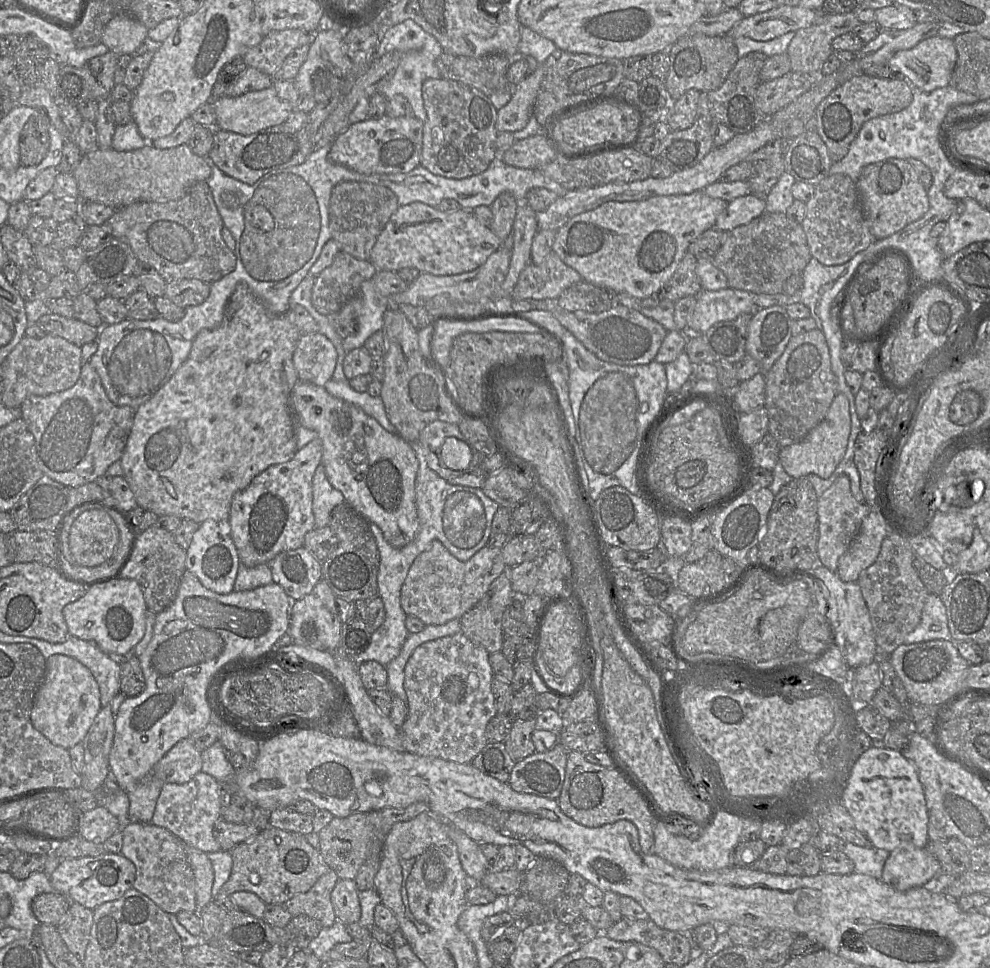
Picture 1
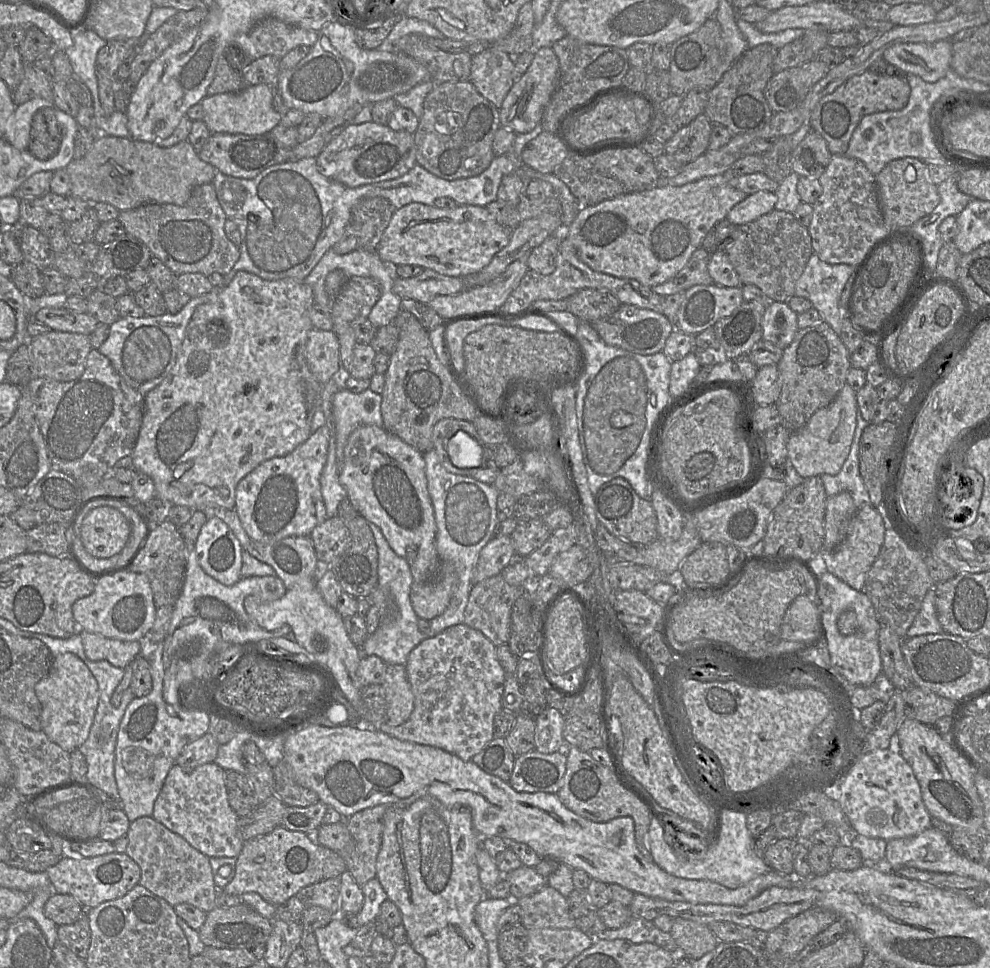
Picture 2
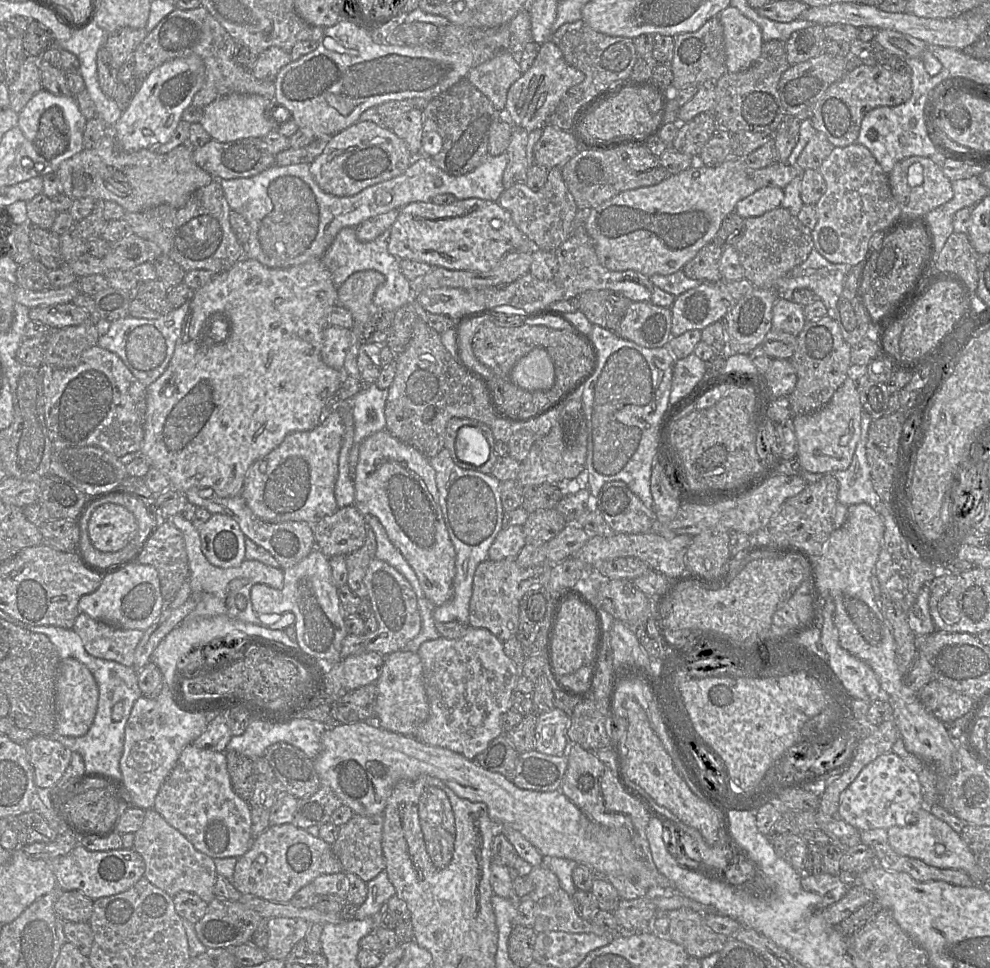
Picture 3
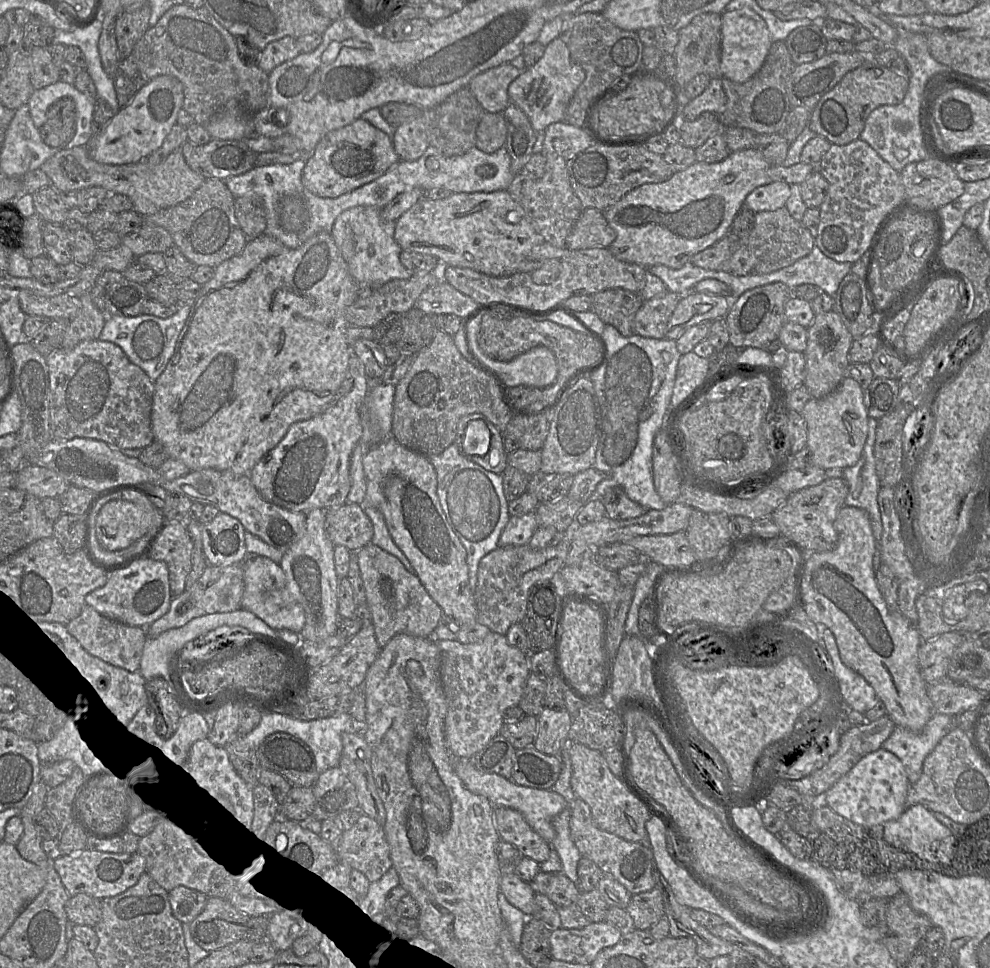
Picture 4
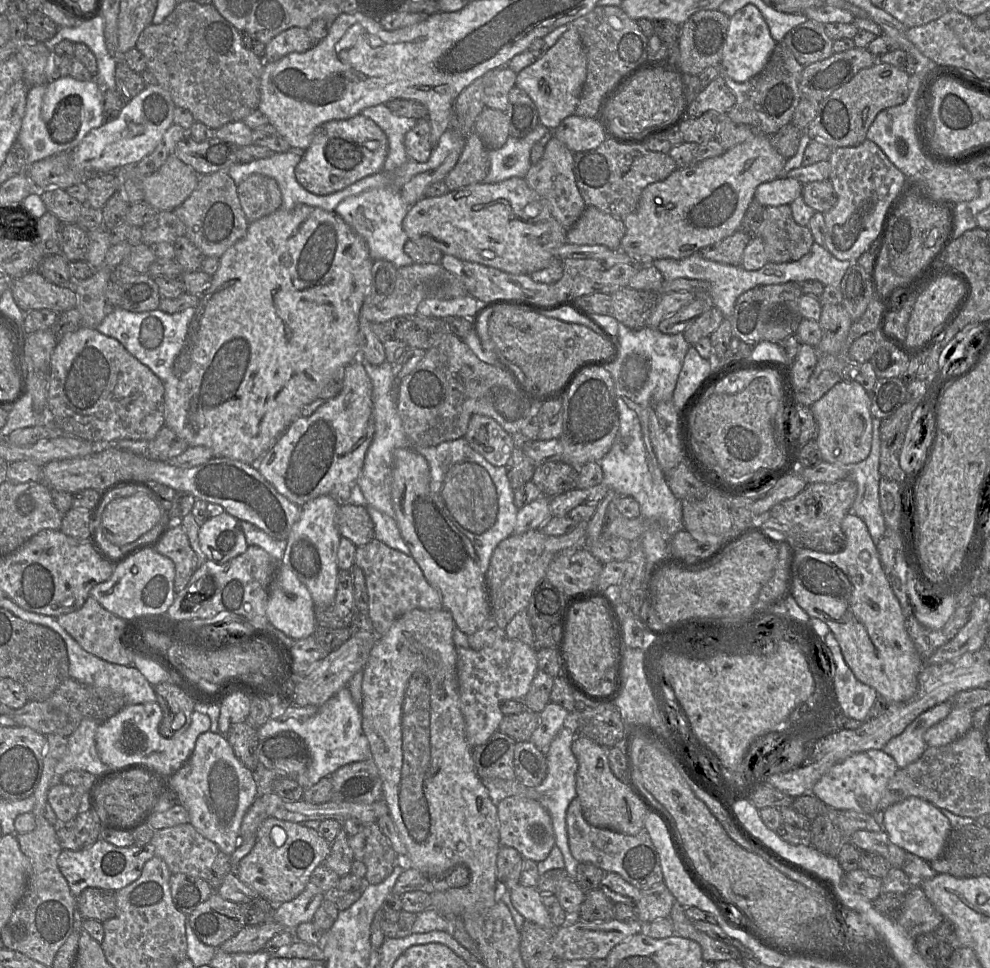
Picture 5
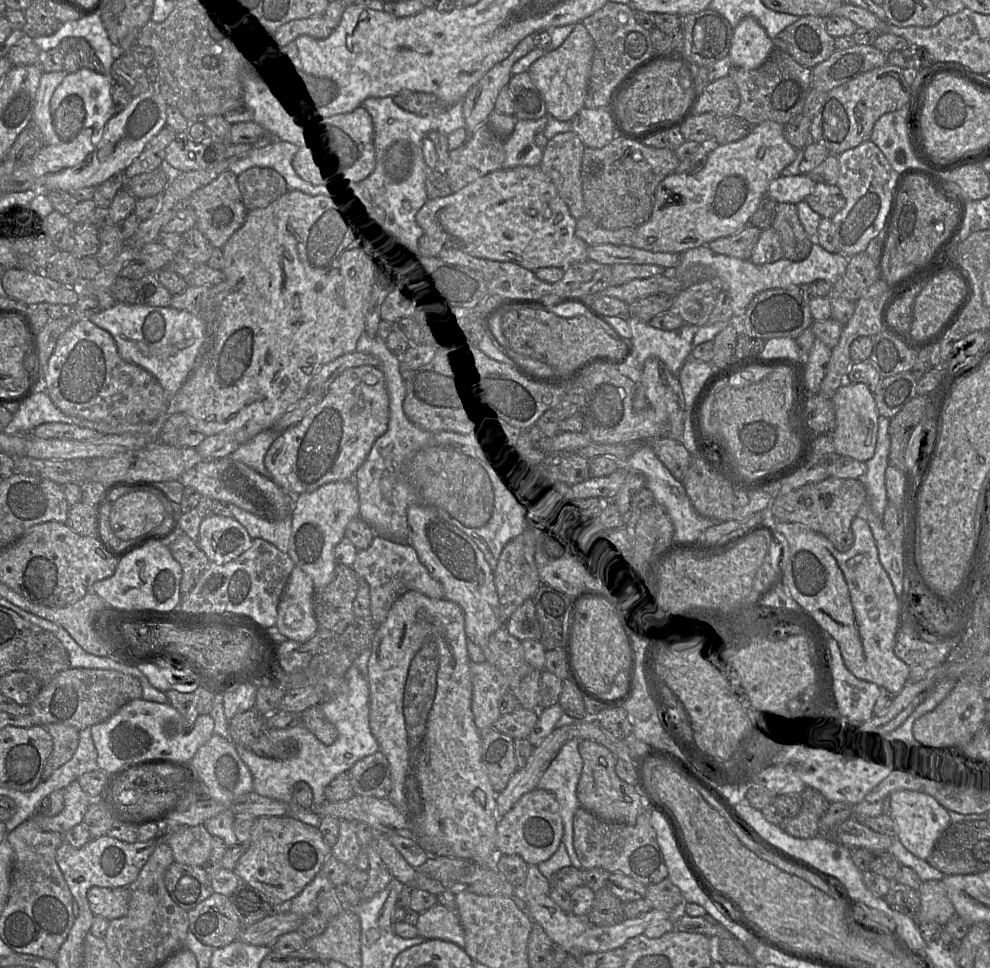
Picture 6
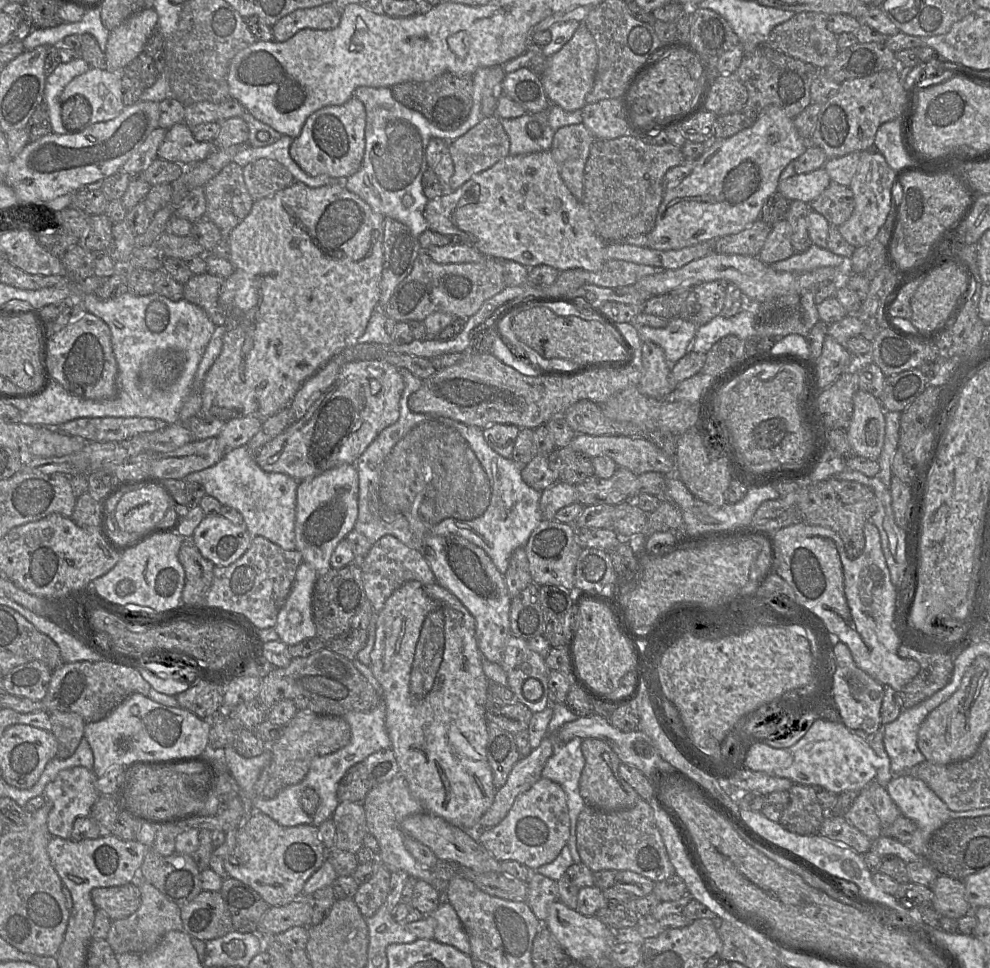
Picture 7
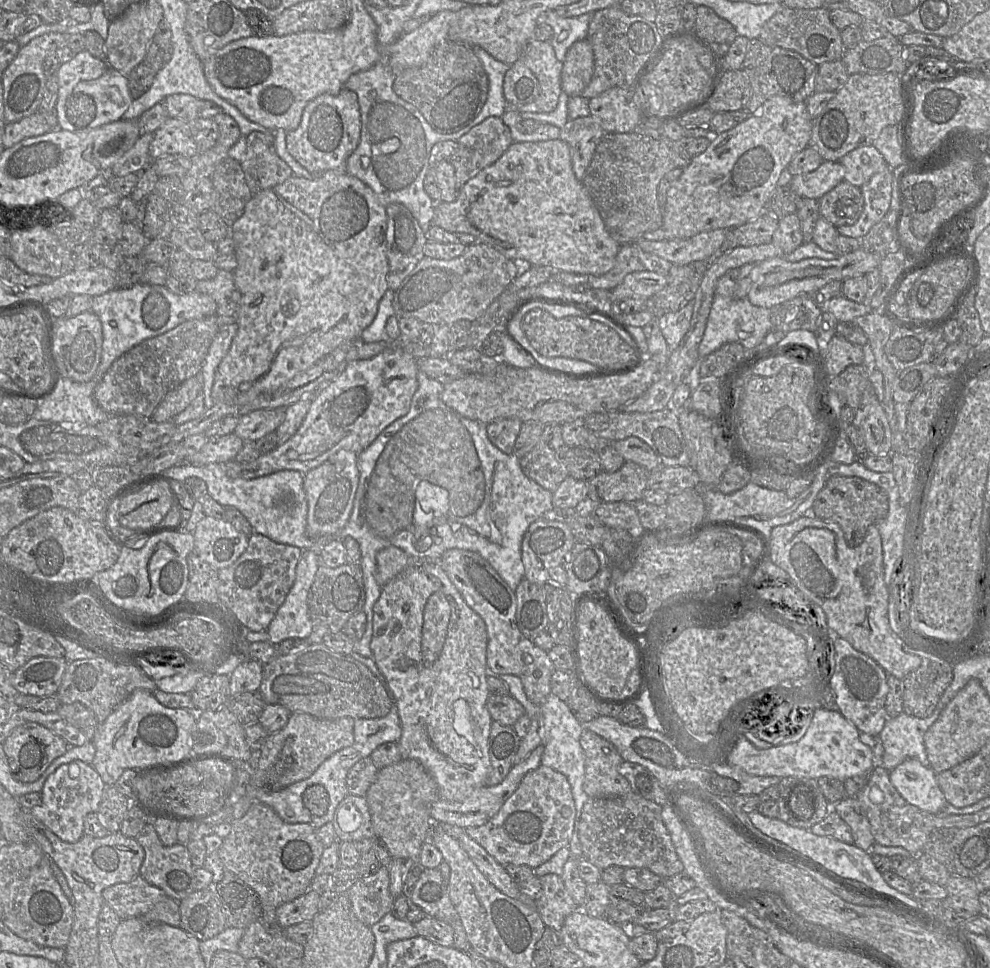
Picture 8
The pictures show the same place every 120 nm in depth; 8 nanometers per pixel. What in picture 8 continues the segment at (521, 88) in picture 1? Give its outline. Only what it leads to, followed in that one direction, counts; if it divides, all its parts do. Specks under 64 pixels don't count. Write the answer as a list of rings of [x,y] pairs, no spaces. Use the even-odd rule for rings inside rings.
[[[576,41],[568,49],[561,74],[561,87],[569,97],[580,96],[594,72],[594,53],[590,41]]]

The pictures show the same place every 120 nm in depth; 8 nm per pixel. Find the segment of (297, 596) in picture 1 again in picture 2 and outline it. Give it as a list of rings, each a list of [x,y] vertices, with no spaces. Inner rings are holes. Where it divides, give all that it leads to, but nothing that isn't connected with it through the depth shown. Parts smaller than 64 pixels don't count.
[[[206,508],[204,512],[207,515],[207,519],[209,516],[216,516],[223,520],[237,537],[242,548],[258,560],[269,564],[275,570],[277,576],[283,581],[287,589],[293,587],[303,579],[317,580],[319,560],[317,559],[315,548],[310,536],[286,537],[274,543],[260,543],[252,540],[248,536],[241,524],[235,508]]]

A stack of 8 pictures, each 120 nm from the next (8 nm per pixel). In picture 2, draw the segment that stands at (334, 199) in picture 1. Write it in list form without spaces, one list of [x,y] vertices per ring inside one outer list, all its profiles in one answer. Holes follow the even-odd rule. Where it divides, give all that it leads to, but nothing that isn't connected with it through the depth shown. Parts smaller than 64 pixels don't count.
[[[383,197],[364,198],[354,205],[349,226],[357,236],[357,249],[376,251],[395,210]]]

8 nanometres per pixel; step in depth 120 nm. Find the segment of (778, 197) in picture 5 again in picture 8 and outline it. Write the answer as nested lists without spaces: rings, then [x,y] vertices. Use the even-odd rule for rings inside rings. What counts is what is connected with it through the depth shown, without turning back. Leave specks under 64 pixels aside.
[[[823,161],[810,173],[792,176],[788,186],[801,198],[819,200],[842,182],[844,175],[845,168],[839,161]]]

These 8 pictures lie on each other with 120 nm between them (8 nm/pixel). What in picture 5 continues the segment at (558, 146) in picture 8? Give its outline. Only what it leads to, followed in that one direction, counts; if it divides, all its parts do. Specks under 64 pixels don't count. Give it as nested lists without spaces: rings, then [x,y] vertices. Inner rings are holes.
[[[519,177],[492,184],[480,182],[439,197],[423,197],[409,208],[402,226],[409,240],[419,246],[437,248],[443,255],[516,275],[531,275],[554,262],[562,262],[556,260],[556,249],[566,243],[567,234],[567,230],[552,216],[546,200],[530,189],[524,178]]]

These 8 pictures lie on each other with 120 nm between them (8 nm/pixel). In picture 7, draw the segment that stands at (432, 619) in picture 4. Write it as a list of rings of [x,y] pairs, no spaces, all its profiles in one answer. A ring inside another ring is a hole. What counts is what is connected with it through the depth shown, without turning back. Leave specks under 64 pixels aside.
[[[391,535],[377,540],[368,553],[356,560],[362,571],[362,581],[367,599],[375,612],[380,612],[388,597],[408,581],[419,581],[424,584],[436,582],[434,573],[422,551],[413,549]]]

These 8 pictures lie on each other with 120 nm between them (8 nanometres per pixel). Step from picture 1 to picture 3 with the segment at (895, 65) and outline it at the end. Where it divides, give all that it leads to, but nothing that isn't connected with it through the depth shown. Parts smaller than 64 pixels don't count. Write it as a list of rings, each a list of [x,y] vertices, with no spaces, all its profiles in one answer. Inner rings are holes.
[[[881,29],[875,31],[874,43],[878,48],[884,49],[903,60],[921,58],[924,68],[930,76],[935,76],[941,71],[941,63],[932,54],[925,42],[895,30]]]

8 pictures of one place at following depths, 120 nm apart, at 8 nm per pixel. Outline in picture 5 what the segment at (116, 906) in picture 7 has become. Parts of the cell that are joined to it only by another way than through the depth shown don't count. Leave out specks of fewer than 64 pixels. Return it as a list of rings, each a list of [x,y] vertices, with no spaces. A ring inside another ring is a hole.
[[[88,887],[76,898],[76,909],[83,919],[101,923],[116,915],[116,891]]]

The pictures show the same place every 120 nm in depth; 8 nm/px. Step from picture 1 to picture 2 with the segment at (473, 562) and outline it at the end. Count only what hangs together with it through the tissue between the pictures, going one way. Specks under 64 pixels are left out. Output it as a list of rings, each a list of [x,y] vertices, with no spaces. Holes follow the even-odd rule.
[[[494,536],[491,538],[480,551],[473,583],[500,574],[513,559],[515,553],[511,536]],[[441,561],[434,577],[425,582],[413,582],[411,605],[419,618],[432,620],[442,614],[458,584],[458,574],[449,561]]]

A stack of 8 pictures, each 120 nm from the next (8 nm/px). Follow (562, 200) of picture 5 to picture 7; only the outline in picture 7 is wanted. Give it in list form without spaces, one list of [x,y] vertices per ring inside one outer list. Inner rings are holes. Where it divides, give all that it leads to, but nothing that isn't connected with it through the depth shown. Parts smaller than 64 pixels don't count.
[[[583,123],[561,127],[553,137],[550,151],[564,184],[578,201],[583,200],[584,169],[594,141]]]

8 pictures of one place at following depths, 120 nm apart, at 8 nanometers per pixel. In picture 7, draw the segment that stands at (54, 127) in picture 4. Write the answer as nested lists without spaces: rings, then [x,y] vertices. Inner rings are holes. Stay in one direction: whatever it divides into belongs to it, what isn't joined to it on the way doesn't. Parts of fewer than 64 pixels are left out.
[[[83,94],[70,95],[60,104],[61,121],[67,134],[77,134],[92,125],[89,123],[93,103]]]

